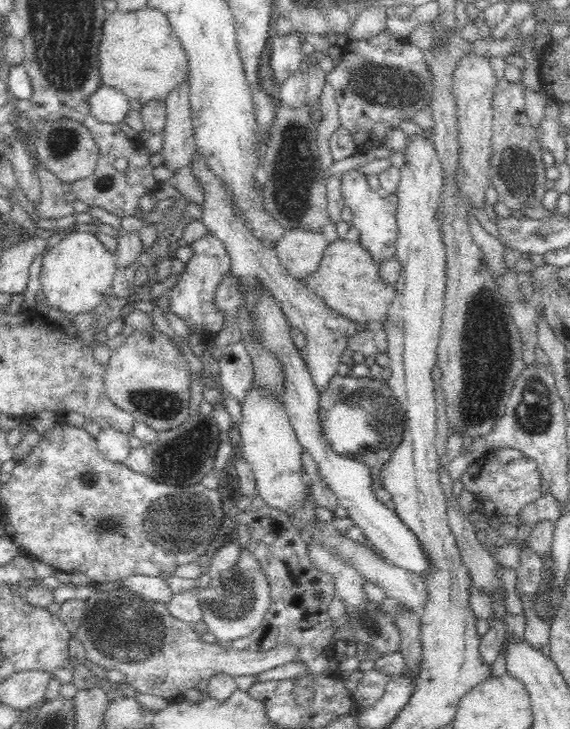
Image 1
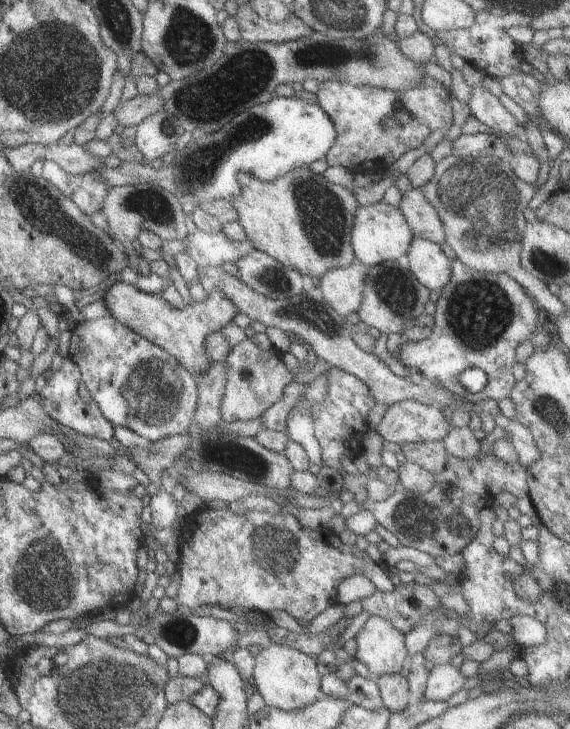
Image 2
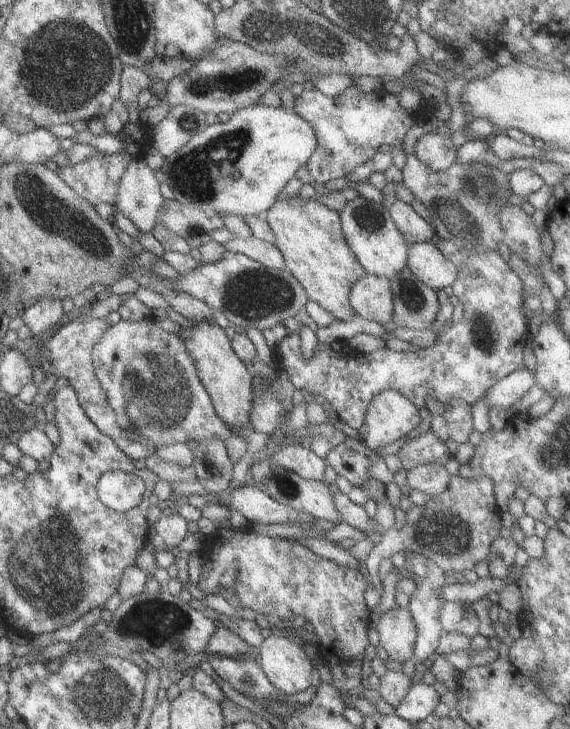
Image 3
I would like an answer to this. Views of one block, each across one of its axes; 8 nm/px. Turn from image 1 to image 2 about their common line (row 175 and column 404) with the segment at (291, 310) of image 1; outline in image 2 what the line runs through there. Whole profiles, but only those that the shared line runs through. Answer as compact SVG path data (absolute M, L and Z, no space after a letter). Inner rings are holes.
M413 187L402 194L397 208L403 214L413 239L425 239L443 246L444 234L439 217L423 198L421 187Z

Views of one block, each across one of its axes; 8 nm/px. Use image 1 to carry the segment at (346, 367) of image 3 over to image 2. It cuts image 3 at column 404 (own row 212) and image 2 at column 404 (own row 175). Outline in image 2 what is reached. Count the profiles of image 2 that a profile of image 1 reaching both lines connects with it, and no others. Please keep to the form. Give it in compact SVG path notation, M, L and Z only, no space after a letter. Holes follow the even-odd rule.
M455 258L450 260L450 270L450 278L434 302L431 334L415 342L402 341L394 352L394 359L419 372L424 382L447 388L470 404L484 398L499 401L508 396L516 383L511 375L515 348L533 334L544 317L522 286L506 274L471 270ZM468 366L475 366L485 373L483 390L471 393L459 386L457 375Z

